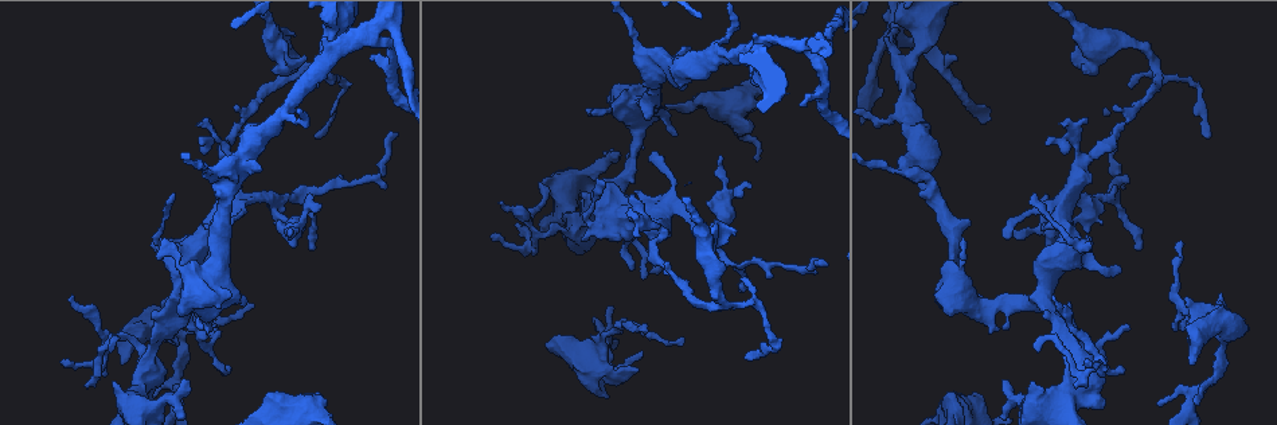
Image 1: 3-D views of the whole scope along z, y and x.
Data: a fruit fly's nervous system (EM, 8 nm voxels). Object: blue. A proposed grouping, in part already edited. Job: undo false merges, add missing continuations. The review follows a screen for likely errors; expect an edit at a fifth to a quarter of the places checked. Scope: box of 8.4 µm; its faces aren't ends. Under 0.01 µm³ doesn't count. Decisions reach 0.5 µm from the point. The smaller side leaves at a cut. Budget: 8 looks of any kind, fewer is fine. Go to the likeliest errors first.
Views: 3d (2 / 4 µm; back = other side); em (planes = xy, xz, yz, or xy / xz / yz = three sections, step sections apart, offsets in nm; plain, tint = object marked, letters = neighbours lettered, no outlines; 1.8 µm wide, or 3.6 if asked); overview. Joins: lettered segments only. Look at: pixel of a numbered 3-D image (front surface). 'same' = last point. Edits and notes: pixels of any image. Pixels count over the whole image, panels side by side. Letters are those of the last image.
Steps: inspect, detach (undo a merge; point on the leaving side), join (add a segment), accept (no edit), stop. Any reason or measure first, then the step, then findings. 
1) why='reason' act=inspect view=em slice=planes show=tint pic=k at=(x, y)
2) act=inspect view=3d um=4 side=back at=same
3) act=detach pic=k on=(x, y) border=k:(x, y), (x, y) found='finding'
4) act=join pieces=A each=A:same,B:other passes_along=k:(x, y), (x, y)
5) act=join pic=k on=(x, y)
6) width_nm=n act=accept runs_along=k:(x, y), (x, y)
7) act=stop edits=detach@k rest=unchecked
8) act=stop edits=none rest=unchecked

why='looks like a crossing' act=inspect view=em slice=yz step=4 show=tint pic=1 at=(1031, 304)

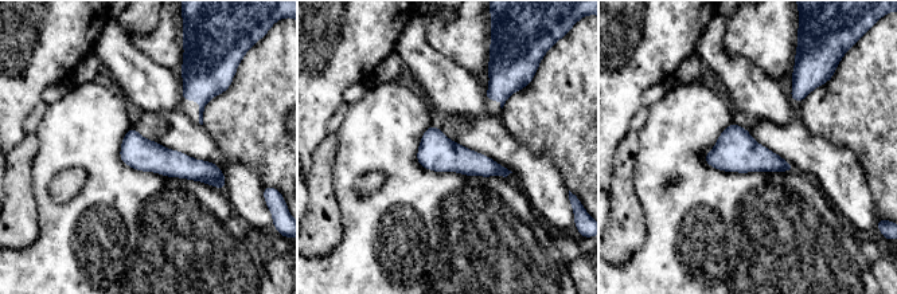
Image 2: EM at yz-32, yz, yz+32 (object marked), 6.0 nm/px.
why='another direction' act=inspect view=em slice=planes show=letters at=same

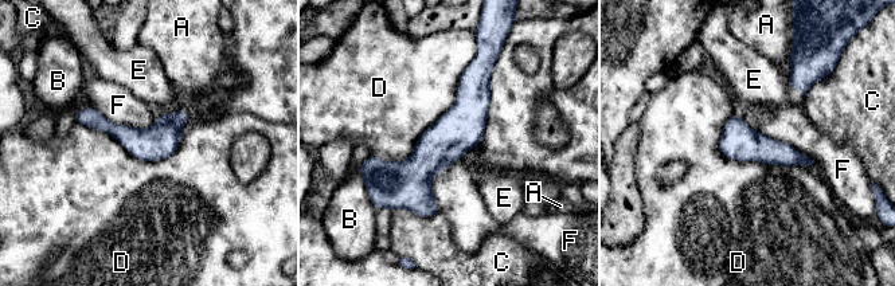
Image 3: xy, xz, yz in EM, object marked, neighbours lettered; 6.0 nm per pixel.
longest_contact=D:900nm act=accept each=A:other,B:other,C:other,D:other,E:other,F:other found='all the same neuron'

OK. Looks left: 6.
why='sharp bend' act=inspect view=em slice=planes show=tint pic=1 at=(233, 172)

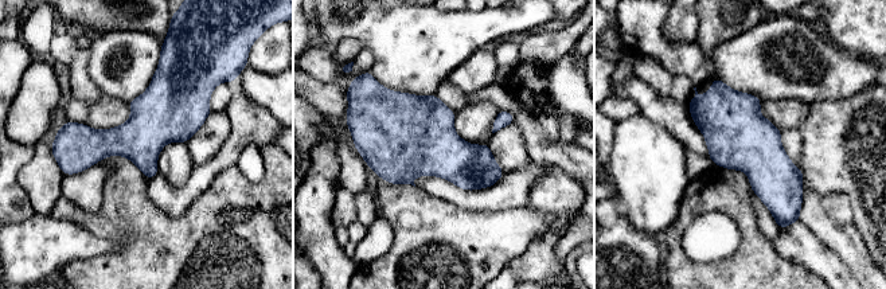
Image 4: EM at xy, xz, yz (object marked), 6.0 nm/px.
why='what lies round it' act=inspect view=em slice=planes show=letters at=same

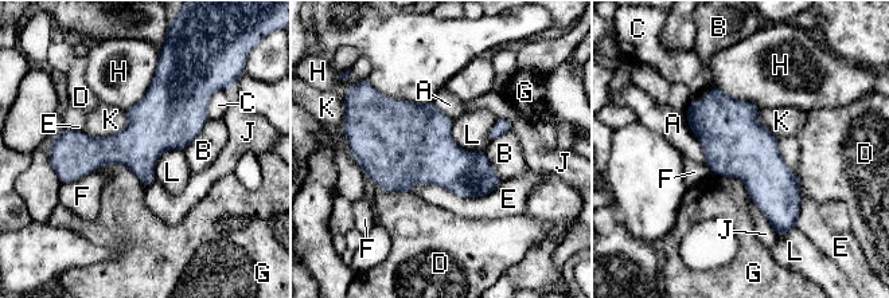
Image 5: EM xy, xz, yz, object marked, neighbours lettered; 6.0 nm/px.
longest_contact=E:550nm act=accept each=A:other,B:other,C:other,D:other,E:other,F:other,G:other,H:other,J:other,K:other,L:other border=5:(452, 121), (459, 145), (484, 151) found='all the same neuron'

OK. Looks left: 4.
why='thick turns thin' act=inspect view=em slice=yz step=4 show=tint pic=1 at=(1226, 332)

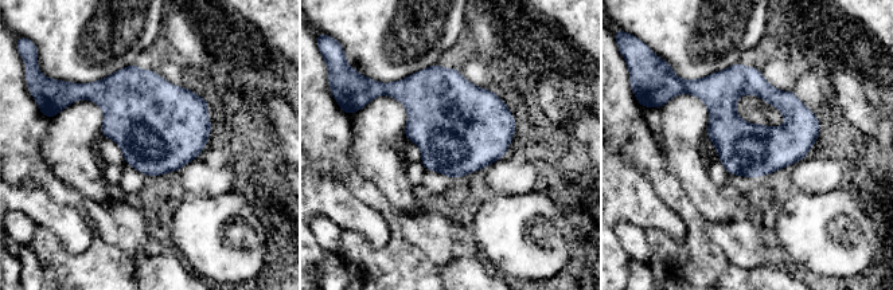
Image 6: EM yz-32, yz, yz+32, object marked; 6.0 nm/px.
act=inspect view=em slice=planes show=letters at=same

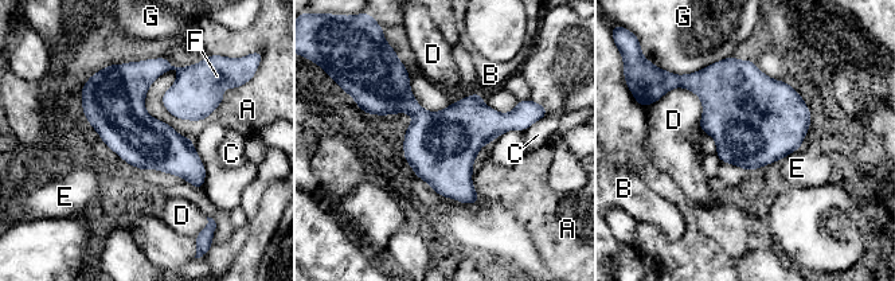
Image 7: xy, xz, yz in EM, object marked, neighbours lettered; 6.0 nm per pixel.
longest_contact=A:500nm act=accept each=A:other,B:other,C:other,D:other,E:other,F:other,G:other border=7:(225, 96), (144, 108) found='continuous, no second neuron'

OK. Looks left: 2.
act=stop edits=none rest=unchecked

